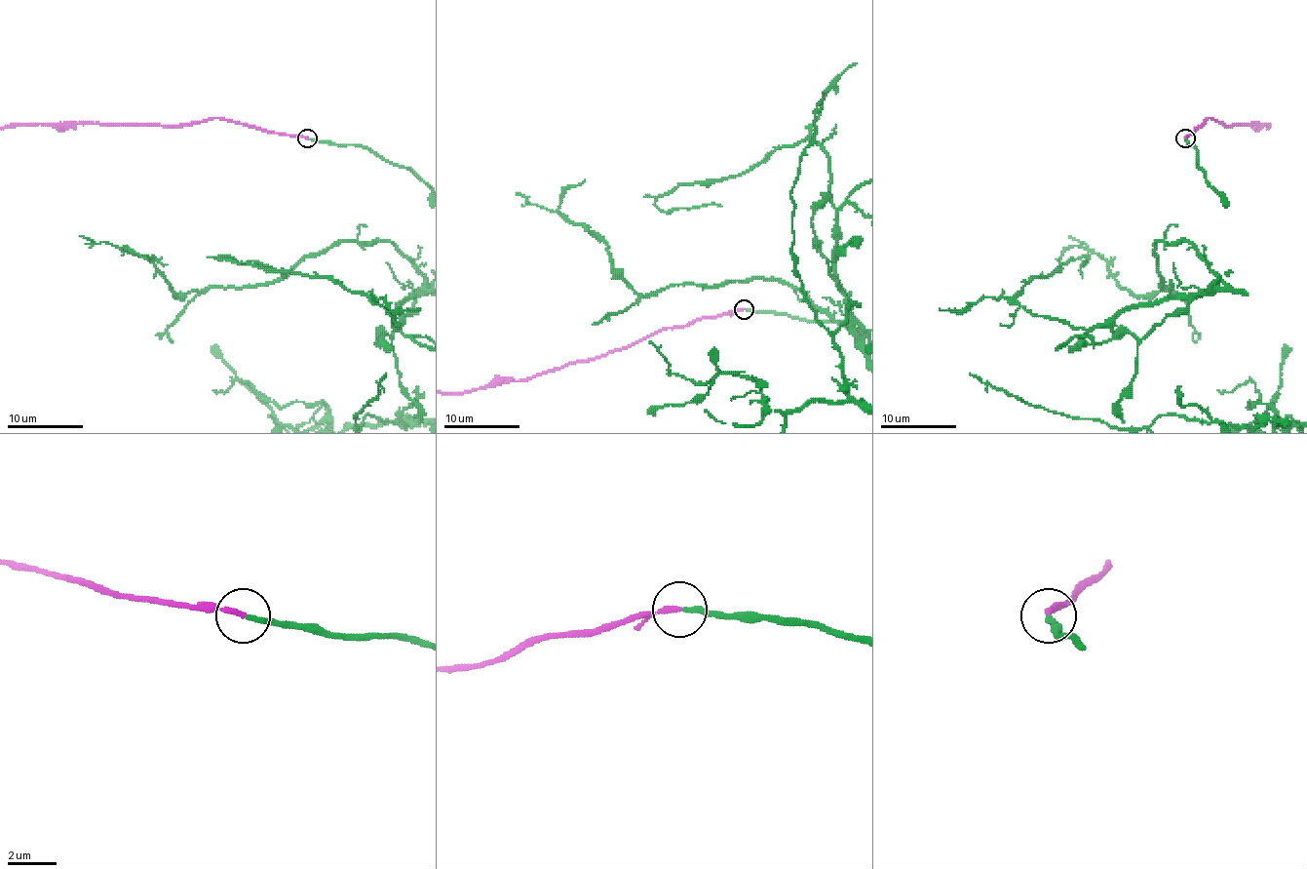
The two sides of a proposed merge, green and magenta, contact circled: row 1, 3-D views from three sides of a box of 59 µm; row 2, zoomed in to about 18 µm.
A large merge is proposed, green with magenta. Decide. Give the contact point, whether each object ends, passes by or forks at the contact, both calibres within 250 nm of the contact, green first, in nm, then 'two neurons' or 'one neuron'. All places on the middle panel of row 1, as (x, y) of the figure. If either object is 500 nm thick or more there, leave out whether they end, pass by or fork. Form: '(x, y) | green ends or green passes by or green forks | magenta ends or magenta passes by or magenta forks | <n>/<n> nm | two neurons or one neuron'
(744, 309) | green ends | magenta ends | 220/240 nm | one neuron

